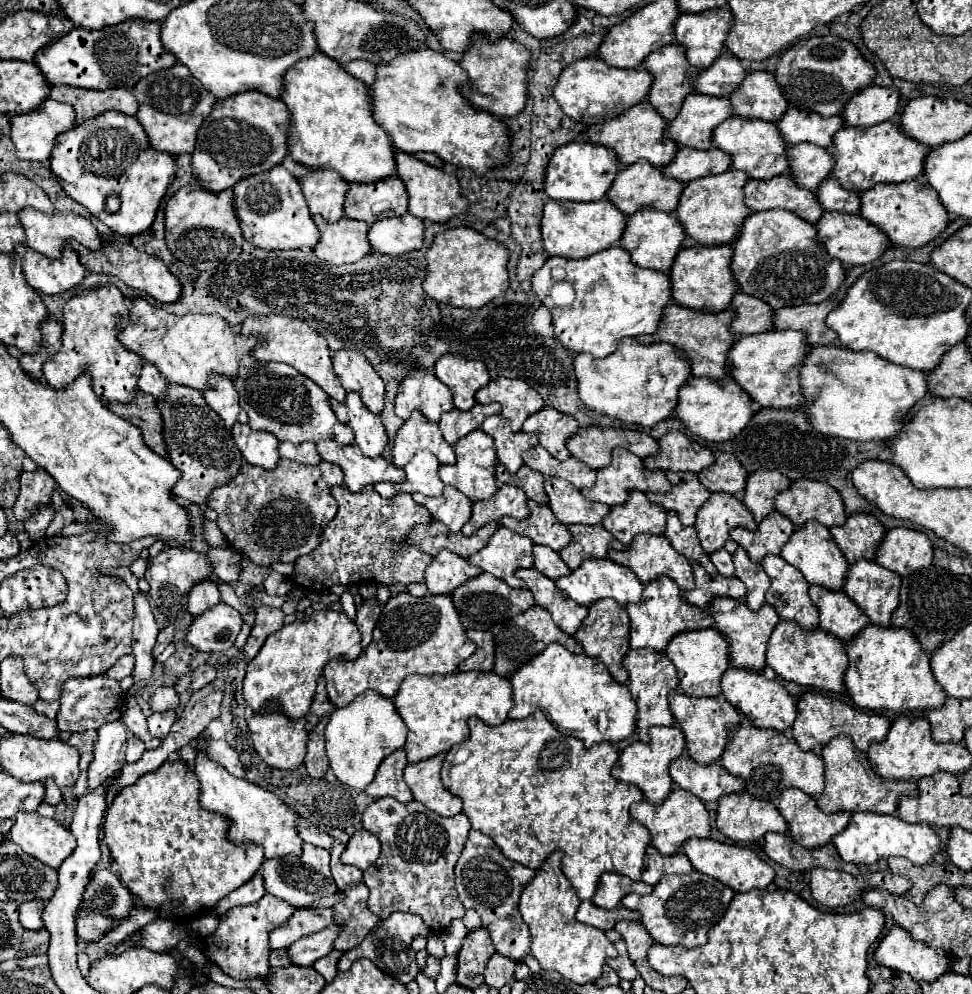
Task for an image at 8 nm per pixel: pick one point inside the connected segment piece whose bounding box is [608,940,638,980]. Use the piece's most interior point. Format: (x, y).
(621, 963)

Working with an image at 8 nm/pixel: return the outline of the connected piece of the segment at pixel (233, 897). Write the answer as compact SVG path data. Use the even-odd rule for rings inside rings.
M256 872L256 876L252 876L252 880L248 880L248 884L242 884L240 888L236 888L228 896L224 896L224 900L220 900L220 904L216 904L214 912L216 914L224 914L224 912L228 912L234 906L252 904L252 902L260 900L264 894L266 894L266 890L264 890L262 872Z

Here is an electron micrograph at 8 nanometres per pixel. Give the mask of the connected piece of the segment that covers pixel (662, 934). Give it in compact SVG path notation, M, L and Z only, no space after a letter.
M694 870L690 874L664 876L654 886L652 894L648 896L626 894L620 904L628 910L640 912L642 924L658 944L696 948L706 942L708 930L724 916L732 898L734 898L732 888L720 884L720 880L712 876L704 876L702 872Z

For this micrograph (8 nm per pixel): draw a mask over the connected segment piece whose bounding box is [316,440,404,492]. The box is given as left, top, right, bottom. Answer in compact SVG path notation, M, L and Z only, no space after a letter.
M334 440L316 442L316 450L320 458L332 464L338 464L344 472L344 484L352 492L360 492L364 486L372 486L376 482L402 482L404 470L396 468L384 456L364 456L356 444L340 446Z

